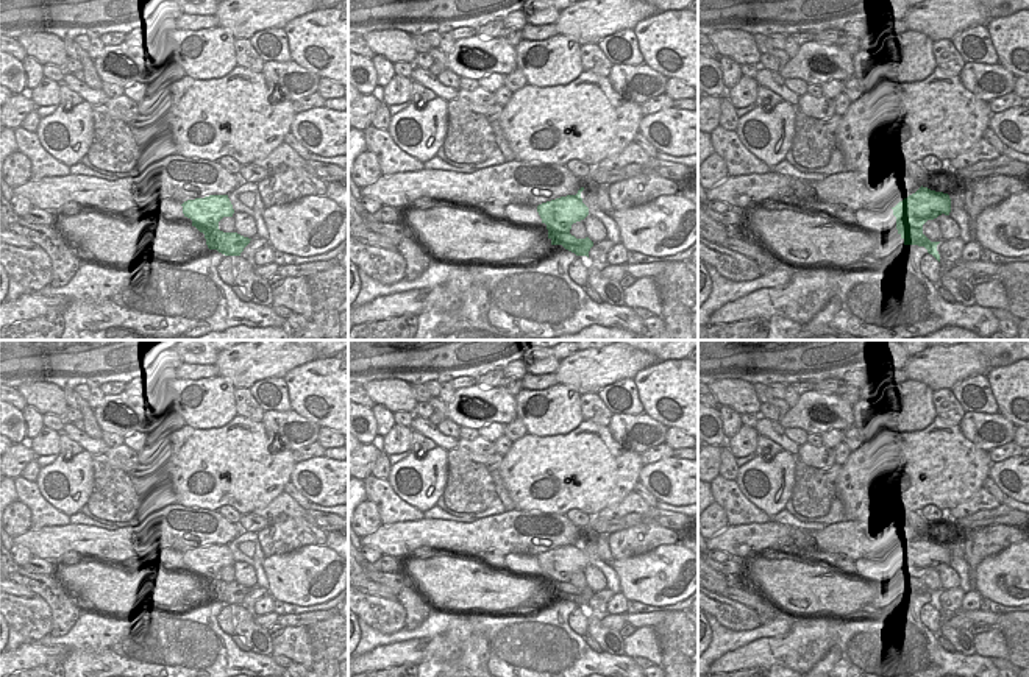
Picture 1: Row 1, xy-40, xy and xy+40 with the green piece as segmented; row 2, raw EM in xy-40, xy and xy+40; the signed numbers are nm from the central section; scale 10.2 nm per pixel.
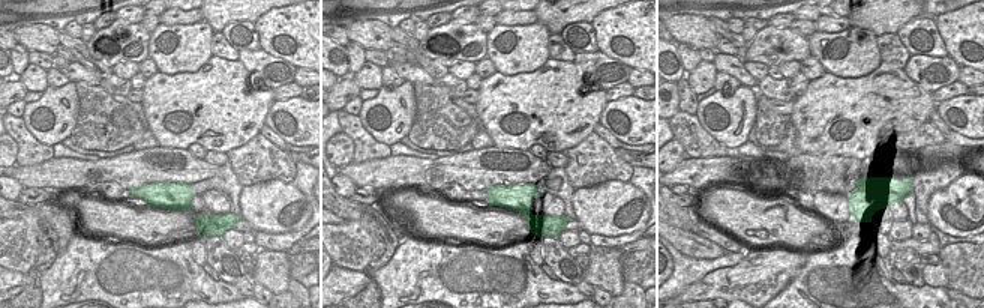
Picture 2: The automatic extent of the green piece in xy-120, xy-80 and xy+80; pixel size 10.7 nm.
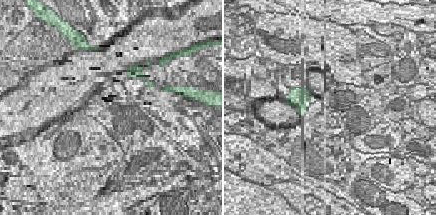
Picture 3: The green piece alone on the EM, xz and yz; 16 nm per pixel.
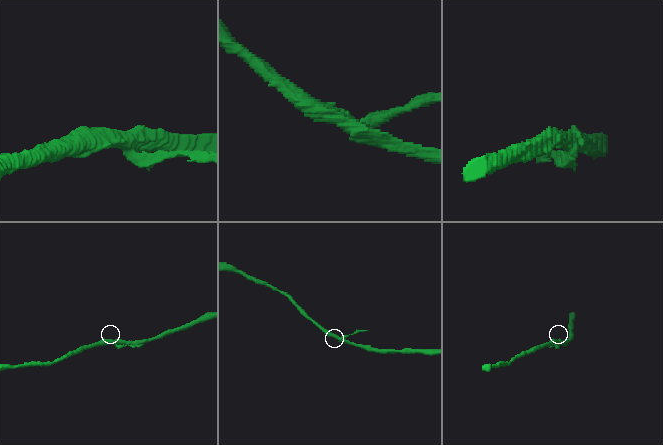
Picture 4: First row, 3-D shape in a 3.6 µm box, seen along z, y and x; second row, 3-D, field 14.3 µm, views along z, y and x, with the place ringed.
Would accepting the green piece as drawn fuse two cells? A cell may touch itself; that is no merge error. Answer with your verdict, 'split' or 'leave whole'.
split

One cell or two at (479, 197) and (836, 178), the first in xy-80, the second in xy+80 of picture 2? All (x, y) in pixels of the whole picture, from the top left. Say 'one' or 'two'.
two

